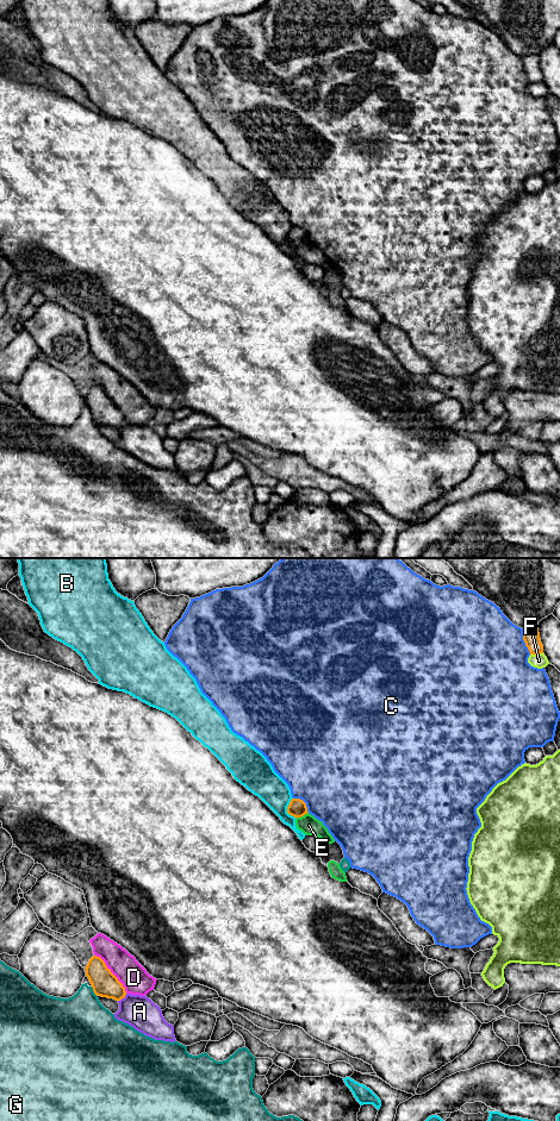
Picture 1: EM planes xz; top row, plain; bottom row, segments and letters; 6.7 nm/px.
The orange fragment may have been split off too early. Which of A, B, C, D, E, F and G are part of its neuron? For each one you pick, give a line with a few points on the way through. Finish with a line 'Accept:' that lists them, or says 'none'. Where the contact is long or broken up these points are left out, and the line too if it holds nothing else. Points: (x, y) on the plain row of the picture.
Accept: none

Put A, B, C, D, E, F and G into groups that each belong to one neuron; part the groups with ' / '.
A / B / C / D / E / F / G

